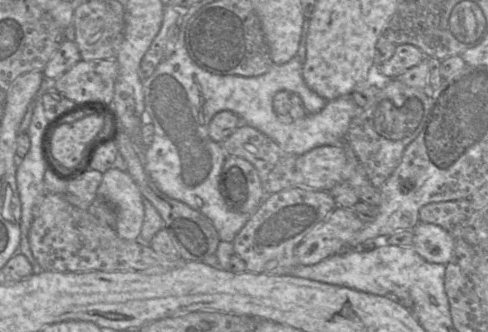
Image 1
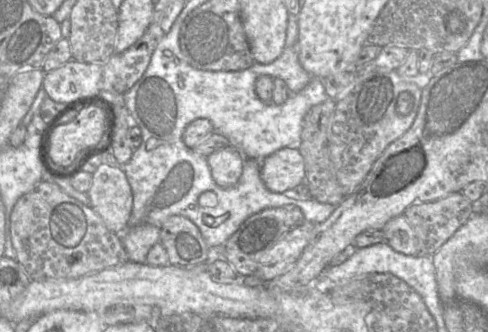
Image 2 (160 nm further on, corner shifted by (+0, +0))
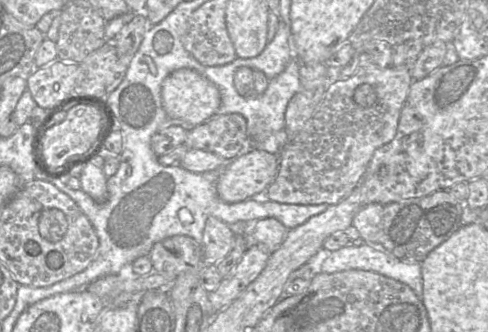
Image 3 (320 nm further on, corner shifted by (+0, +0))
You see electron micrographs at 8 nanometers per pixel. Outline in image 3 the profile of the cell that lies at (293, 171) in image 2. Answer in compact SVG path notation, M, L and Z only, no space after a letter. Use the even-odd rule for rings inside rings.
M259 149L238 155L217 181L219 197L227 203L237 203L265 194L277 175L279 161L278 154Z

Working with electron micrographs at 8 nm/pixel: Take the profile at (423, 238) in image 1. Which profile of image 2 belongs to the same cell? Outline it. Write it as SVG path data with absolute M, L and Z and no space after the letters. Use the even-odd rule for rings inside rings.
M404 215L390 219L382 228L385 242L395 251L409 256L420 255L419 241Z

